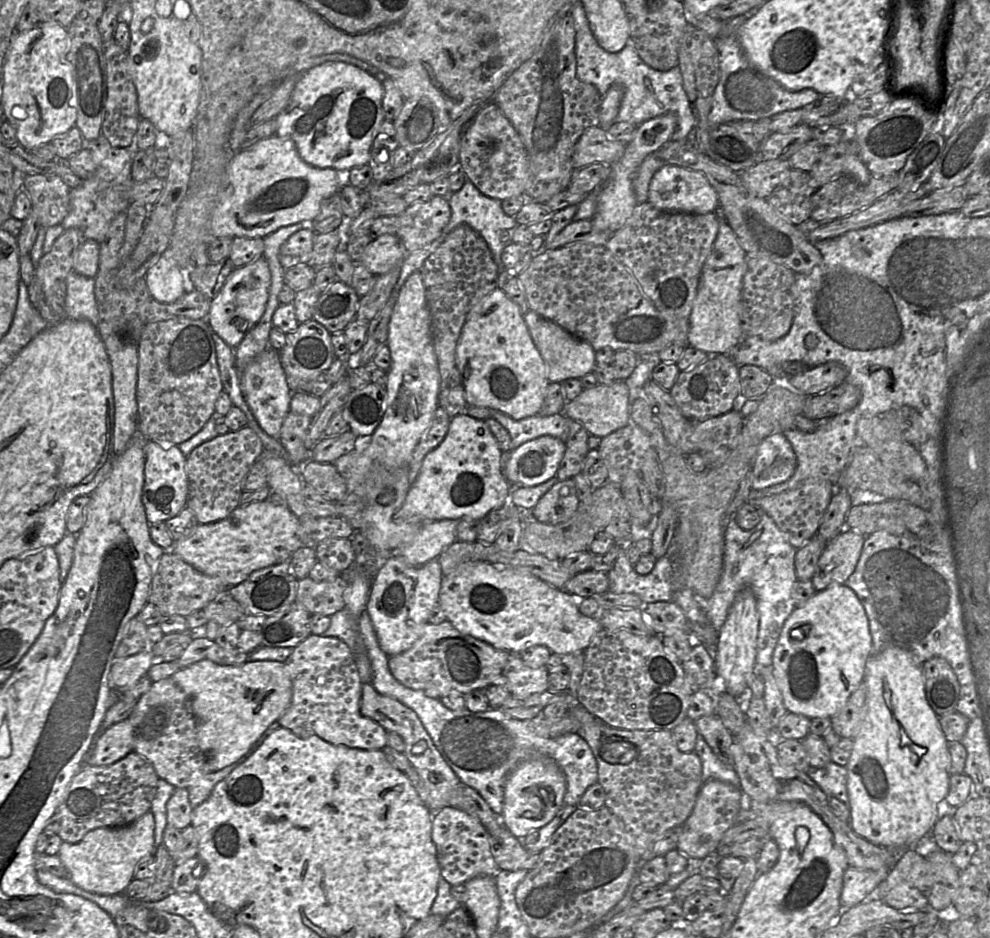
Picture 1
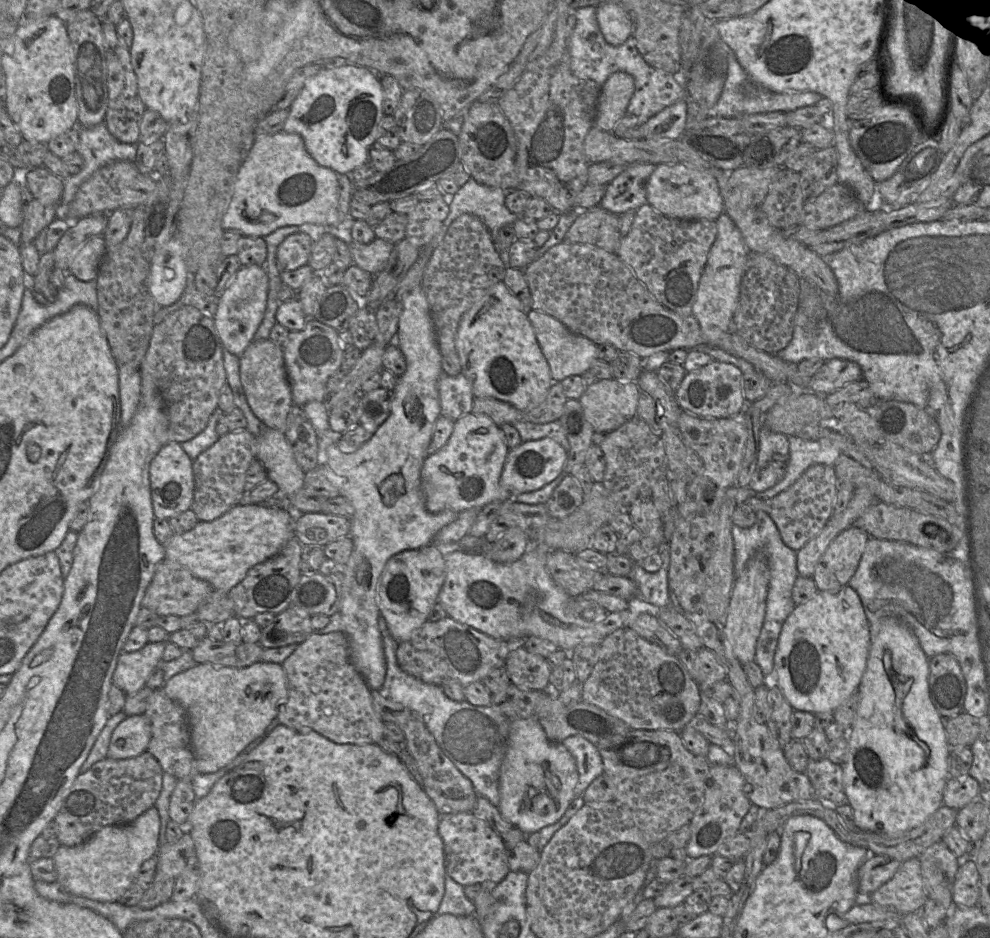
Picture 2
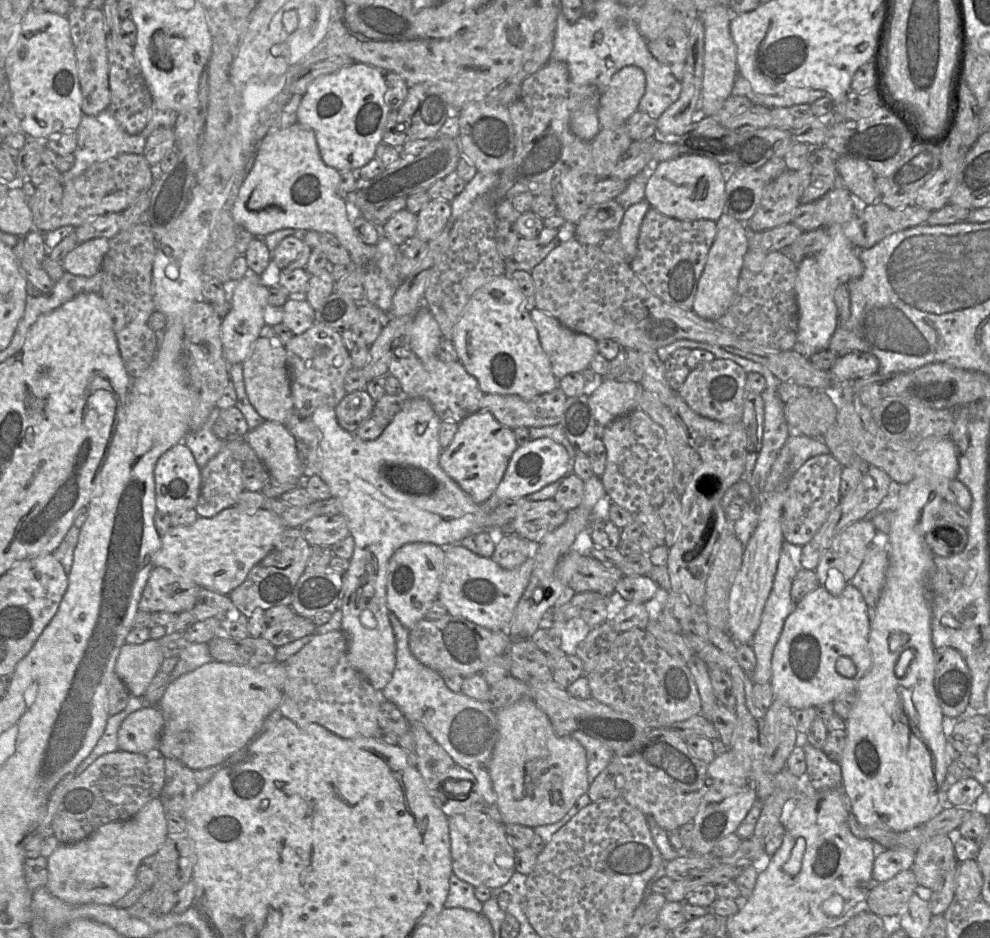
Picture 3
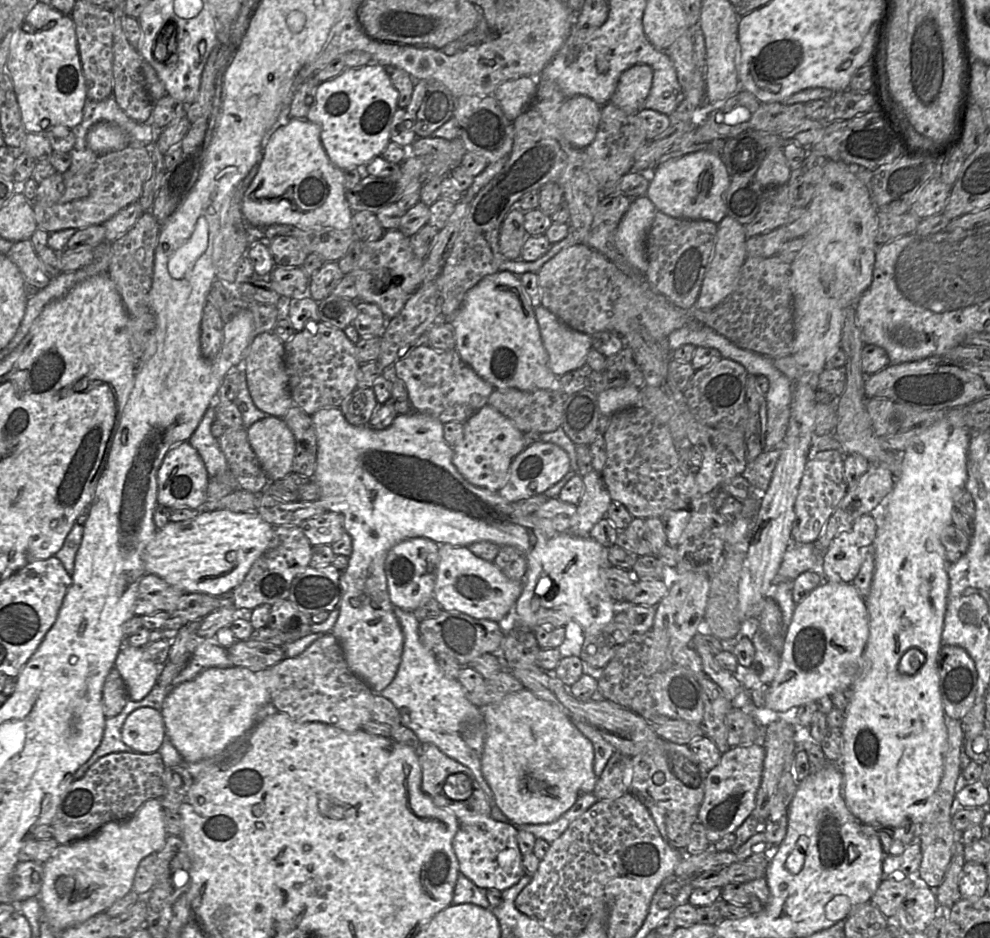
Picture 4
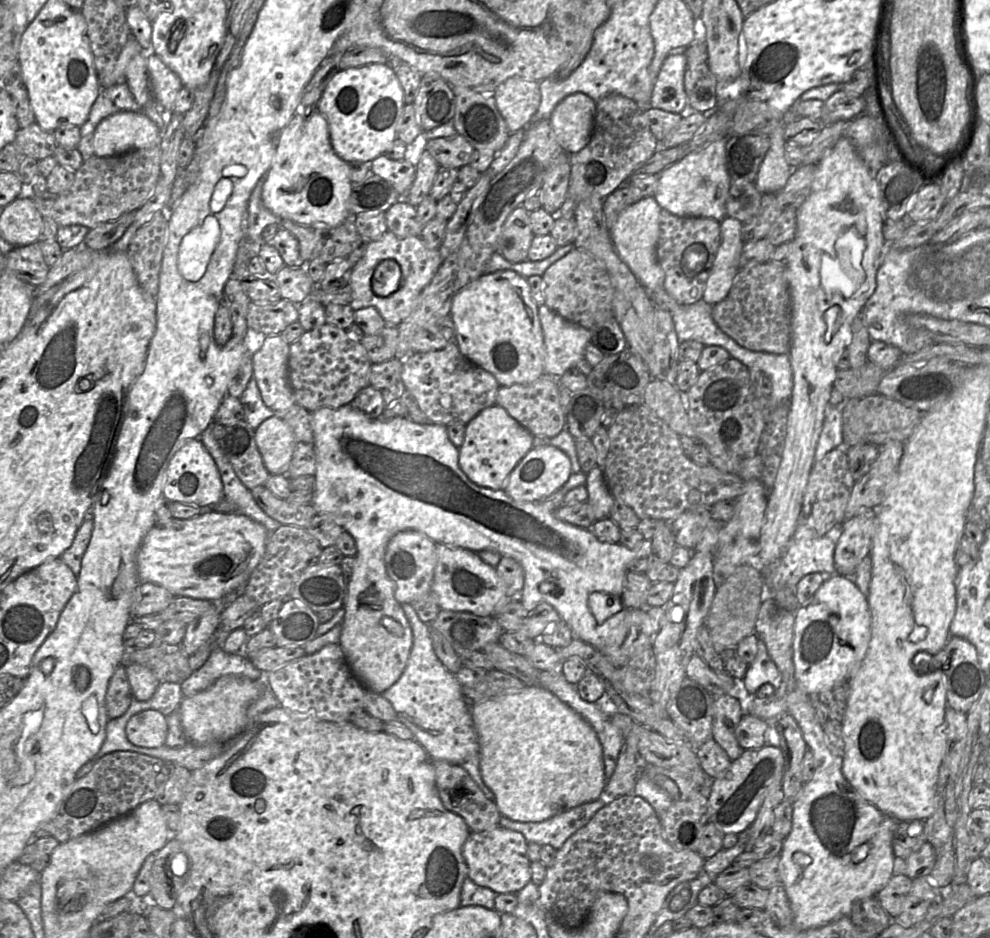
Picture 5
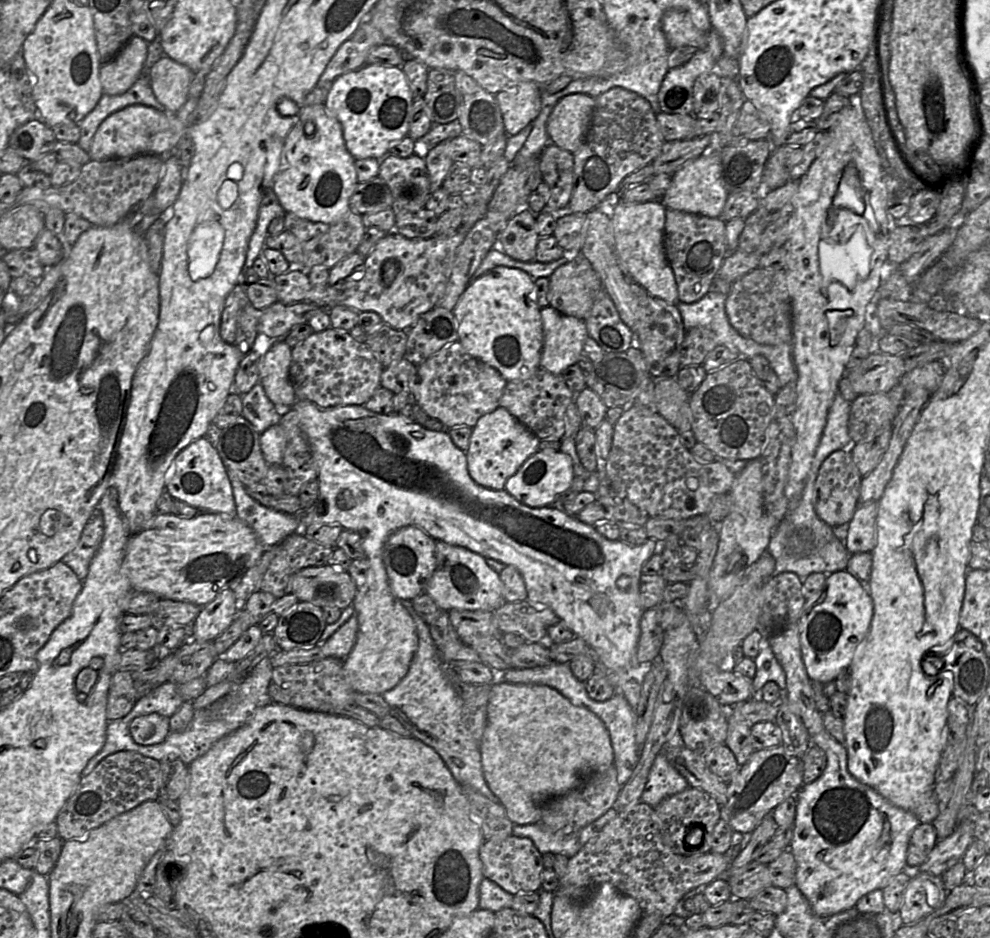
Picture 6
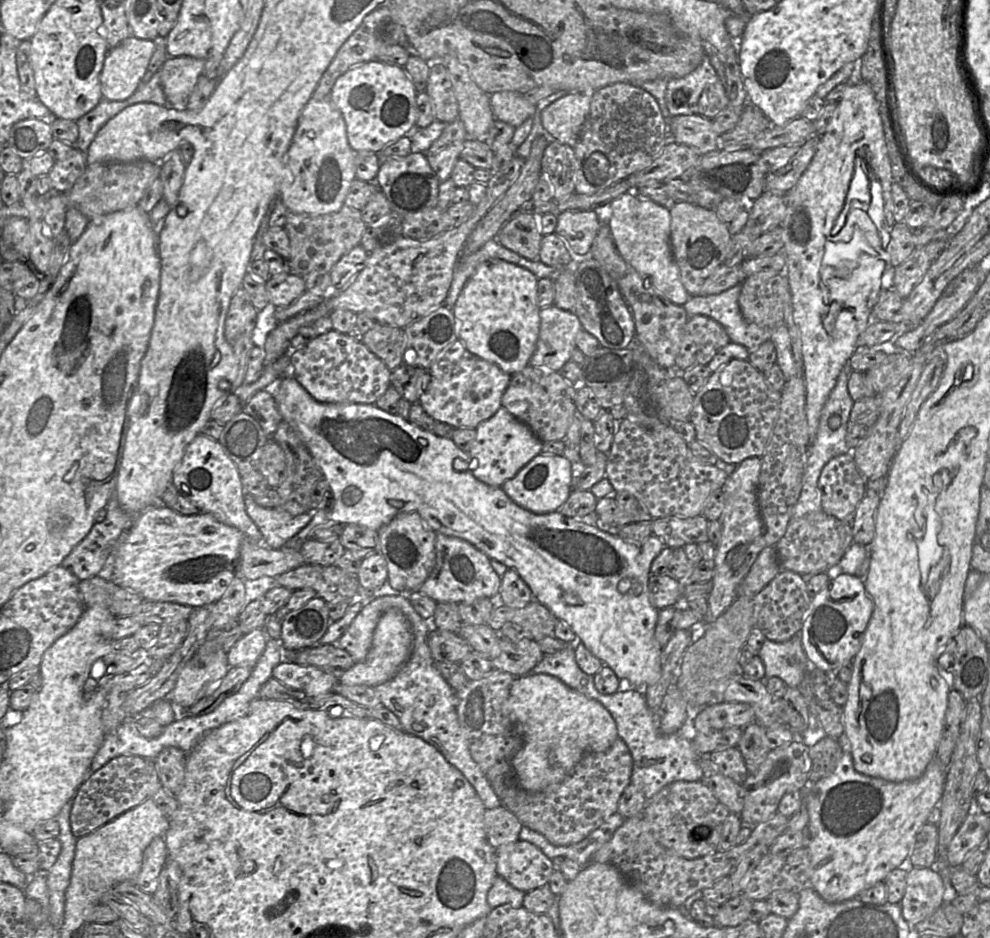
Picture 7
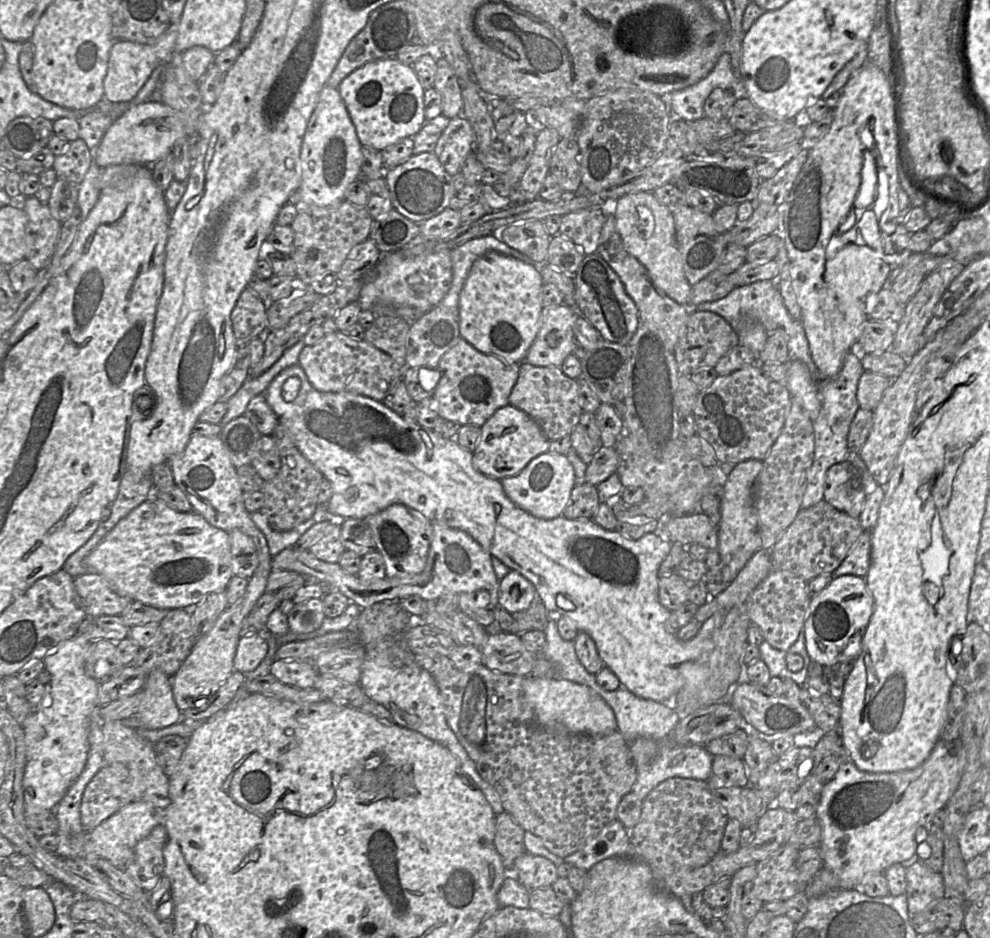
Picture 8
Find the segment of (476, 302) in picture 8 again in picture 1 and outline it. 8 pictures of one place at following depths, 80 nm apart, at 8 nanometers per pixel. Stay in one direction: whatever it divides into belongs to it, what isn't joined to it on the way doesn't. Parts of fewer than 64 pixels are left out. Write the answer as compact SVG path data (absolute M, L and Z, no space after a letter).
M496 287L493 291L483 297L468 313L465 323L462 327L461 334L456 346L456 366L462 375L462 385L465 390L465 398L468 406L482 406L498 410L507 414L515 420L538 415L540 408L545 399L547 388L550 383L547 377L547 366L540 352L536 348L528 327L524 320L524 314L521 313L519 306L513 302L503 290Z

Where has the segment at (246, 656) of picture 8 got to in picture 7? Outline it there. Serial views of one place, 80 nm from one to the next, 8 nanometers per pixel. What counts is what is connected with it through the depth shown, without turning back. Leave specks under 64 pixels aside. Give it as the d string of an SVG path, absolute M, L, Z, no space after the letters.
M254 629L241 637L227 653L229 666L253 668L266 648L266 641L264 629Z

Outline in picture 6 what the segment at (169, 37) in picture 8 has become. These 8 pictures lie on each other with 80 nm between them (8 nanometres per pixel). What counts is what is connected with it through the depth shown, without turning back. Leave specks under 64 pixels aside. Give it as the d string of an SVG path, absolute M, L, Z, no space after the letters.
M132 36L112 60L101 65L100 82L103 94L123 94L144 75L148 44L142 38Z

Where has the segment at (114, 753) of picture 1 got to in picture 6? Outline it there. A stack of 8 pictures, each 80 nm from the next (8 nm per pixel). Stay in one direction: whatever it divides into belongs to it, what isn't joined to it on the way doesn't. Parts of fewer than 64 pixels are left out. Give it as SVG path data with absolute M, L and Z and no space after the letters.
M157 713L136 717L130 723L130 734L139 745L160 744L165 741L169 733L169 718Z

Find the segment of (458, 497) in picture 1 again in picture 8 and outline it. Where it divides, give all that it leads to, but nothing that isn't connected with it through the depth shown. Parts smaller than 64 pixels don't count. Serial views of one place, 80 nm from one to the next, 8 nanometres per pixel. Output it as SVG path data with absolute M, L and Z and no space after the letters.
M509 404L497 409L480 429L479 441L472 452L472 463L480 473L496 480L517 475L532 459L549 449L550 440L539 425L525 412Z

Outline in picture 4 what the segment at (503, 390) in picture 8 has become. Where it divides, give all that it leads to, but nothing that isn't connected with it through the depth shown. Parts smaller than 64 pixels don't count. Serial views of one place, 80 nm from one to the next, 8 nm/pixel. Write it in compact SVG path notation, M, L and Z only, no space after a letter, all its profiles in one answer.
M416 346L395 362L391 369L393 378L404 382L414 408L439 419L443 424L451 421L464 423L487 404L488 397L494 390L462 361L455 349L437 351L428 346Z

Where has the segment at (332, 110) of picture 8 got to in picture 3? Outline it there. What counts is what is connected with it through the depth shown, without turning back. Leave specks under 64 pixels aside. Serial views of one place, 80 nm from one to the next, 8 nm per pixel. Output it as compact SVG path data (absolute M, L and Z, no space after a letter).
M294 123L287 128L270 131L260 141L254 165L241 185L233 205L232 216L239 228L247 230L255 237L264 237L286 228L331 233L348 250L351 261L358 267L366 268L375 257L376 246L361 242L355 235L348 218L346 201L338 194L338 185L339 172L323 162L314 132Z

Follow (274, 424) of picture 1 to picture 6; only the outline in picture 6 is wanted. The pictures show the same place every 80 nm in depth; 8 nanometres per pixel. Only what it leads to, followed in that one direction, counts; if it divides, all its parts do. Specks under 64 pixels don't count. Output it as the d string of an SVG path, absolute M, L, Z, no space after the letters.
M275 341L259 362L259 382L279 409L292 408L297 398L290 378L292 348Z

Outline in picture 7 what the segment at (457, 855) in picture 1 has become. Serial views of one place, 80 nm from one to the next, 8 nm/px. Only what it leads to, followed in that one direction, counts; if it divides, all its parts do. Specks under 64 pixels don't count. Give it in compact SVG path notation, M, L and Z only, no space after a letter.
M524 840L495 848L497 876L523 892L547 885L555 871L552 860Z

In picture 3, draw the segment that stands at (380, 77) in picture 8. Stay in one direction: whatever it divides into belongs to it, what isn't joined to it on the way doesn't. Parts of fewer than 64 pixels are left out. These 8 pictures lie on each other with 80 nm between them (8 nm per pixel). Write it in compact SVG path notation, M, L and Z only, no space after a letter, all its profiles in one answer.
M364 63L344 66L309 84L297 110L297 123L314 132L320 156L327 166L338 172L352 171L374 159L391 111L385 101L386 91L384 71Z

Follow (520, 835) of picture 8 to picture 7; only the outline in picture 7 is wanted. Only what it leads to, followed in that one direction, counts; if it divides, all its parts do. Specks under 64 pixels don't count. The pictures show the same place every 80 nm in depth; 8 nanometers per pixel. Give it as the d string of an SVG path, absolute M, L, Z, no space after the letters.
M502 805L486 809L484 823L488 842L494 848L519 840L523 826L517 817Z

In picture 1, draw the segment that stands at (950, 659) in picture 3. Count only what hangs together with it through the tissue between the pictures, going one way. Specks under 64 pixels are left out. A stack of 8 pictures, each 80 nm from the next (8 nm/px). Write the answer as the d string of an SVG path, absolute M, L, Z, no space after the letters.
M934 657L922 665L927 701L940 717L957 712L960 684L950 664Z

